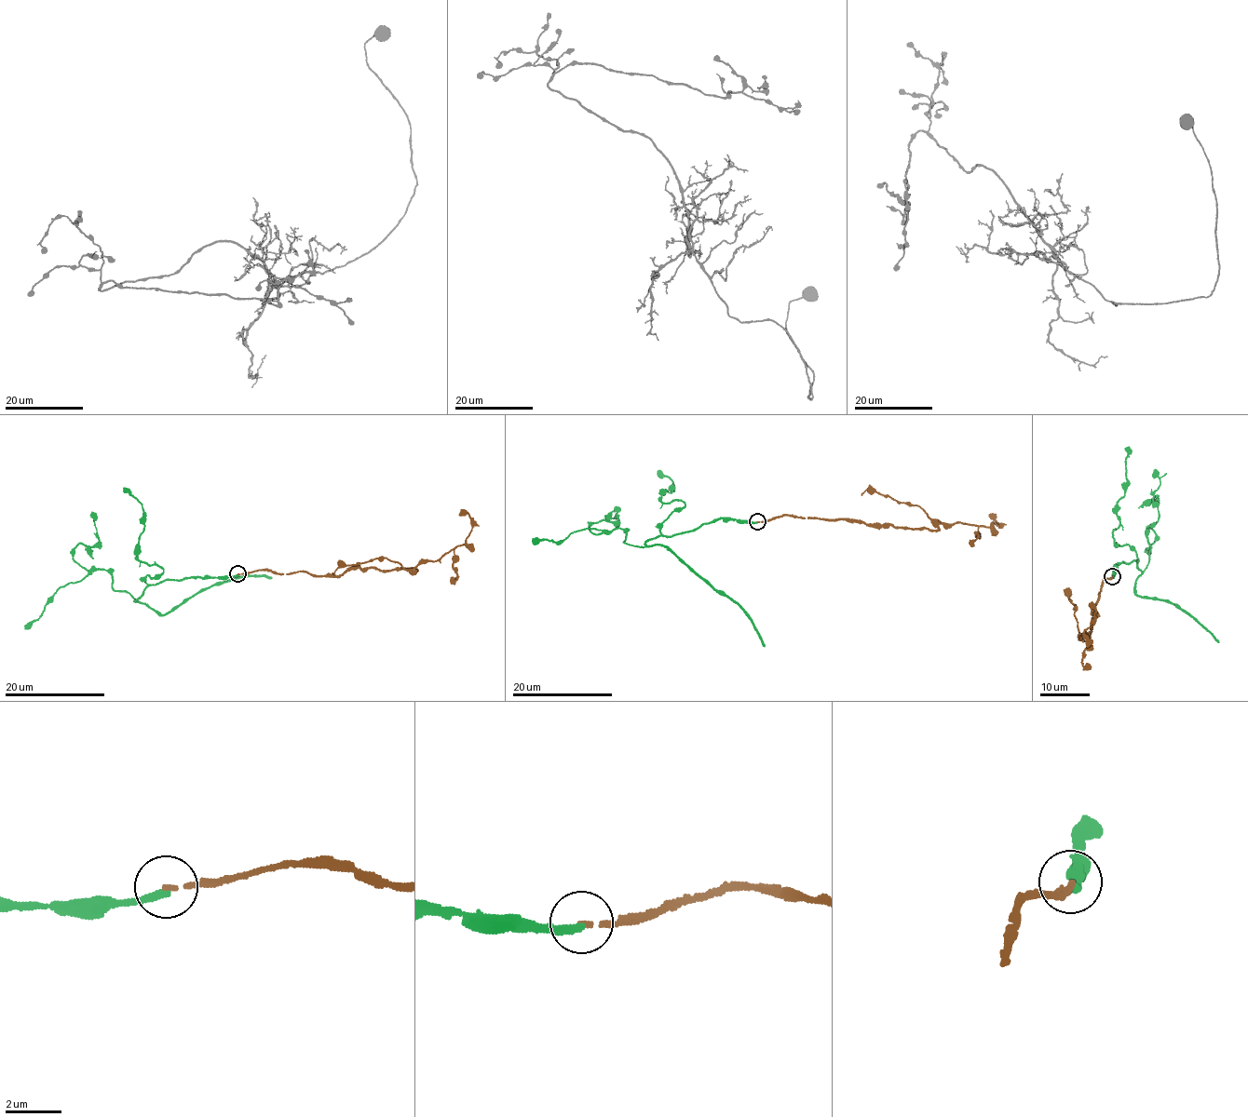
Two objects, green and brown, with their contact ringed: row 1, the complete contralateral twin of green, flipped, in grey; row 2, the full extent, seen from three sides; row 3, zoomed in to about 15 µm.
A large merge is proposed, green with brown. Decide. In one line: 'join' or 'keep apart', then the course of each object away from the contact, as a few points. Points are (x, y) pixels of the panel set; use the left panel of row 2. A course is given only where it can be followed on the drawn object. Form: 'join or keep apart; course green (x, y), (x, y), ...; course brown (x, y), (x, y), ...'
keep apart; course green (238, 574), (163, 580), (134, 600), (115, 590), (104, 570), (74, 560), (80, 544), (100, 542), (92, 512); course brown (238, 573), (415, 571), (465, 544), (470, 517), (459, 515)

